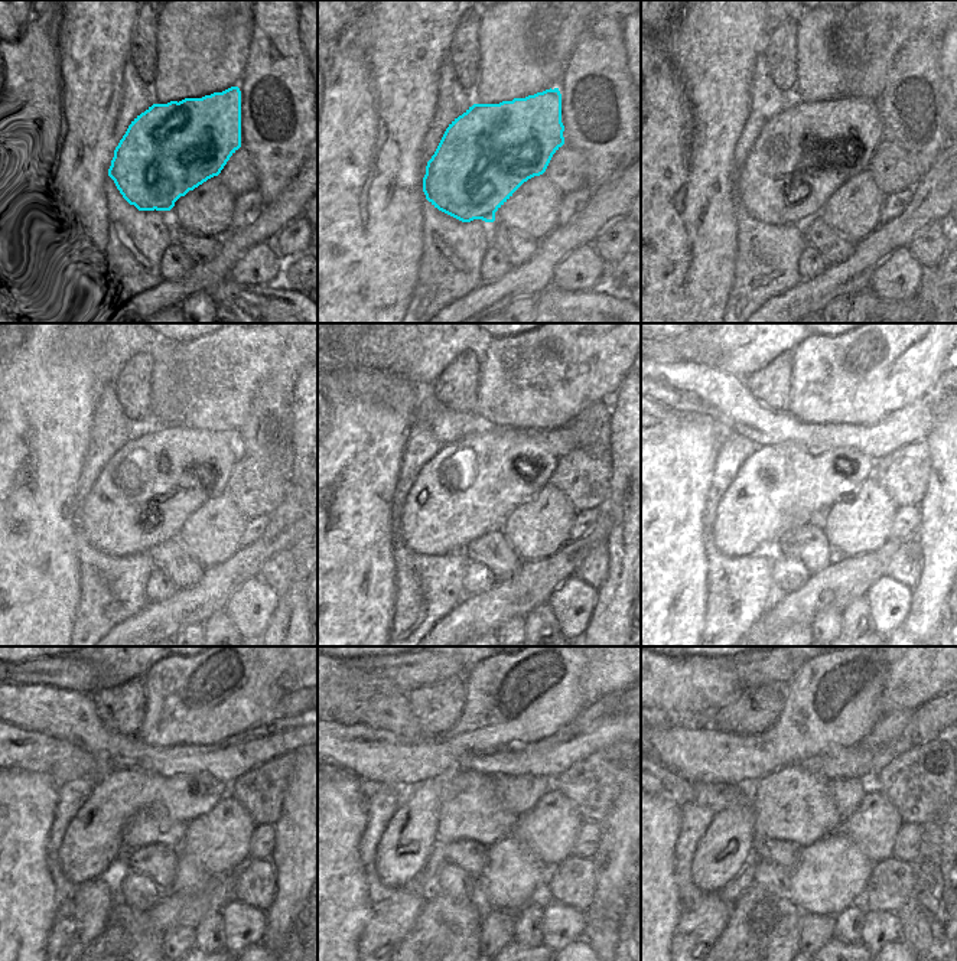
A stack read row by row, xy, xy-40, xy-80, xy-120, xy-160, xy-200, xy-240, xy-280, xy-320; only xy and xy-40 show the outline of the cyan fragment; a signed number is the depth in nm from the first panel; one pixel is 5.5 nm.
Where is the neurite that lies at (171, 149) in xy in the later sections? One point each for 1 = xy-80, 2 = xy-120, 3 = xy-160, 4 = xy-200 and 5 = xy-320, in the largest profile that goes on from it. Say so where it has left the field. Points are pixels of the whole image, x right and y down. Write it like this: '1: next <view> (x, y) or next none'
1: next xy-80 (803, 155)
2: next xy-120 (146, 491)
3: next xy-160 (469, 486)
4: next xy-200 (783, 485)
5: next xy-320 (725, 850)

